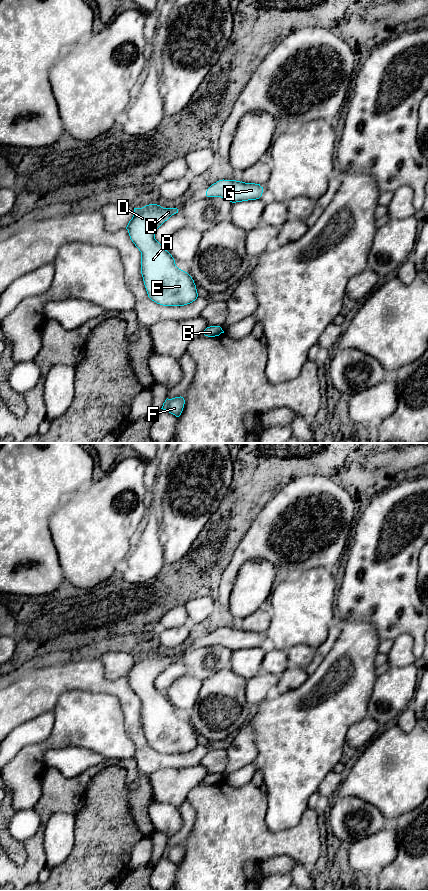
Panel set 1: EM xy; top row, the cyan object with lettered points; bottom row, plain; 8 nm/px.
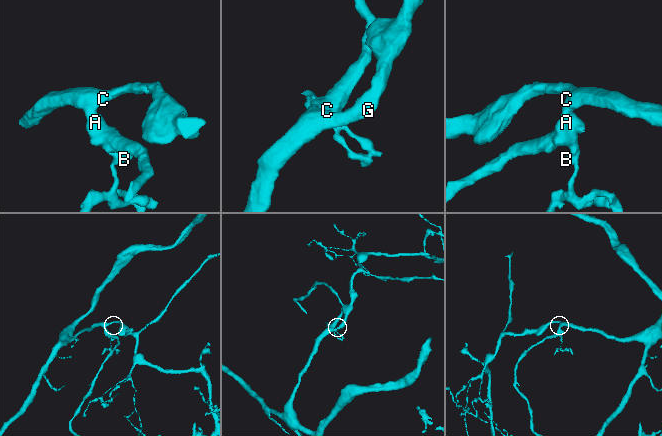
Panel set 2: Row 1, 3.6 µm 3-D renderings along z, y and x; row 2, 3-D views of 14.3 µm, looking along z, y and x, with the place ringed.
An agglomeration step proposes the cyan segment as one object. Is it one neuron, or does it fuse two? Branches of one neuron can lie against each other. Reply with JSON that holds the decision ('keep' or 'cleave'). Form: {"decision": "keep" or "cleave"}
{"decision": "keep"}

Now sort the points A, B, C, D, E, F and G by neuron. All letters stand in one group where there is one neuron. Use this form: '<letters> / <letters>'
A B C D E F G

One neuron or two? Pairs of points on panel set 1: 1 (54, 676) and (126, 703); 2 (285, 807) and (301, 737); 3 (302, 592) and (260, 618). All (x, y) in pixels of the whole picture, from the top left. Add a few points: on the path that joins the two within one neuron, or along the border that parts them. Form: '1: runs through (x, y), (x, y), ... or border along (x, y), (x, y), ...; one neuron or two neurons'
1: runs through (73, 676), (89, 676), (100, 684), (110, 686); one neuron
2: runs through (288, 790), (295, 754); one neuron
3: border along (271, 618), (268, 626); two neurons

